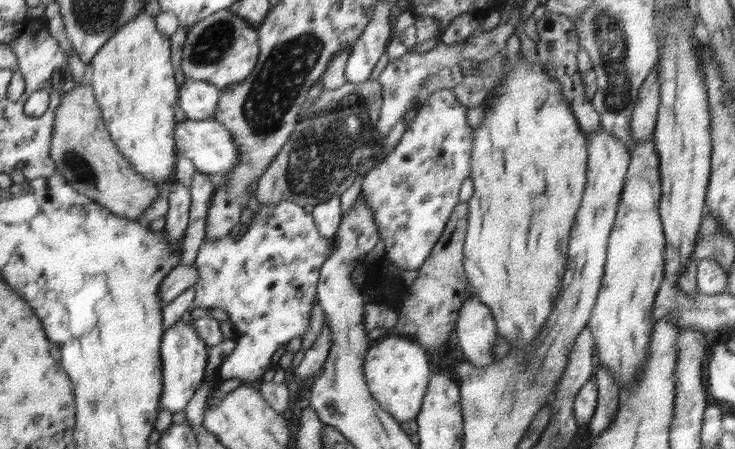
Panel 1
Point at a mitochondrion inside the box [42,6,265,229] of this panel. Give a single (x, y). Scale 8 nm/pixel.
(213, 43)

